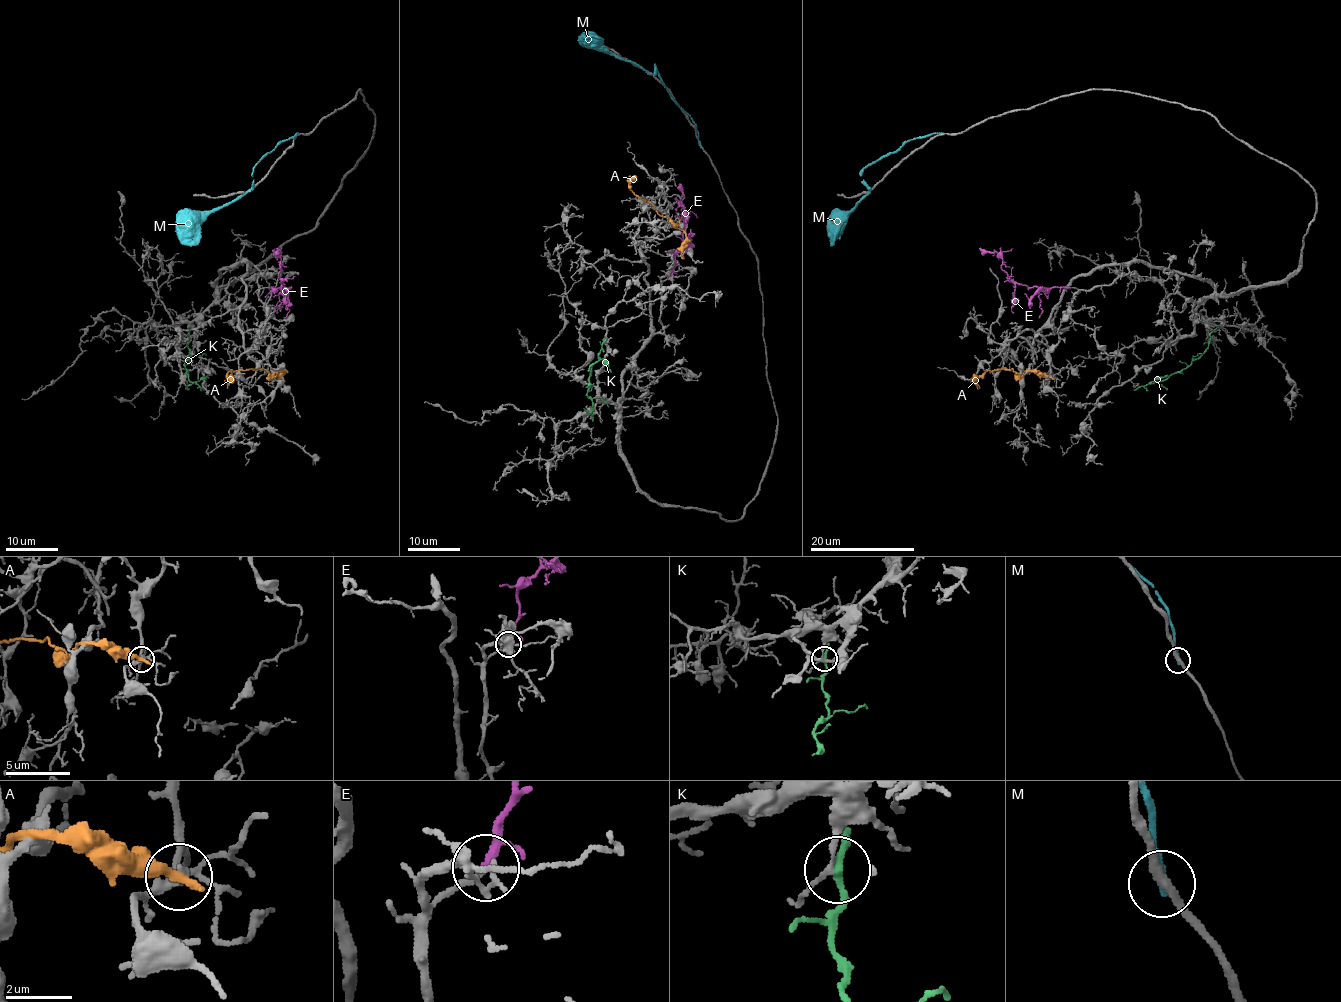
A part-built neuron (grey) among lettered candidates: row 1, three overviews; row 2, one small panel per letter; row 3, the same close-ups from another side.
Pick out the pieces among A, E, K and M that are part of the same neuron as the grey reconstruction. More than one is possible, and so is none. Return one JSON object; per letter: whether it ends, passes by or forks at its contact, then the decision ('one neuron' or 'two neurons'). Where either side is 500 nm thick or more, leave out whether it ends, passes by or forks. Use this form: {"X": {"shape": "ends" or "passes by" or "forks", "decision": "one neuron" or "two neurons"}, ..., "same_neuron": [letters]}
{"A": {"shape": "ends", "decision": "two neurons"}, "E": {"shape": "passes by", "decision": "one neuron"}, "K": {"shape": "passes by", "decision": "two neurons"}, "M": {"shape": "ends", "decision": "two neurons"}, "same_neuron": ["E"]}

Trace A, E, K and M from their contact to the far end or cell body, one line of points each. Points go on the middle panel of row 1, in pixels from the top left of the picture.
A: (680, 255), (685, 234), (668, 217), (660, 216), (650, 203), (633, 192), (630, 182), (629, 184)
E: (671, 276), (675, 254), (684, 243), (683, 187), (679, 183)
K: (591, 414), (593, 402), (587, 396), (591, 367), (606, 338)
M: (700, 145), (692, 118), (671, 96), (655, 67), (655, 71), (649, 74), (581, 36)

